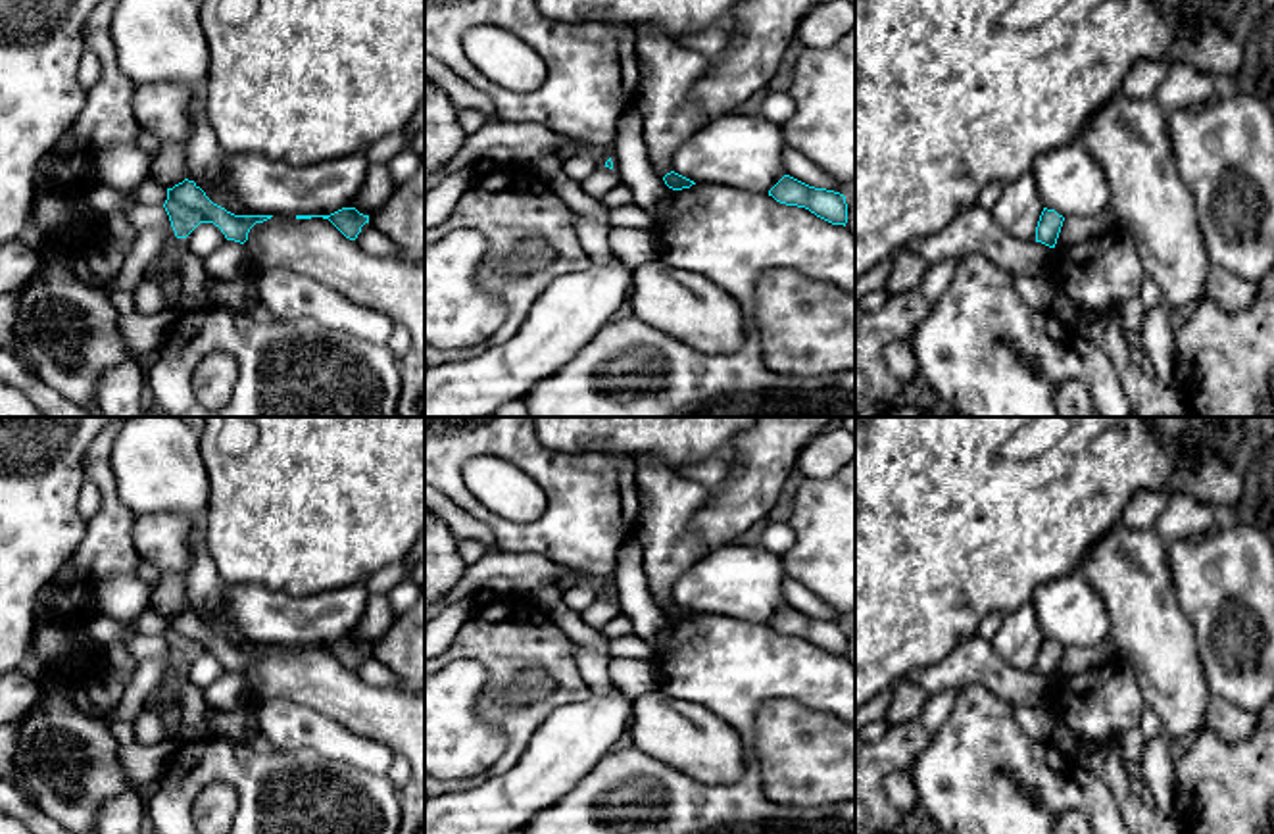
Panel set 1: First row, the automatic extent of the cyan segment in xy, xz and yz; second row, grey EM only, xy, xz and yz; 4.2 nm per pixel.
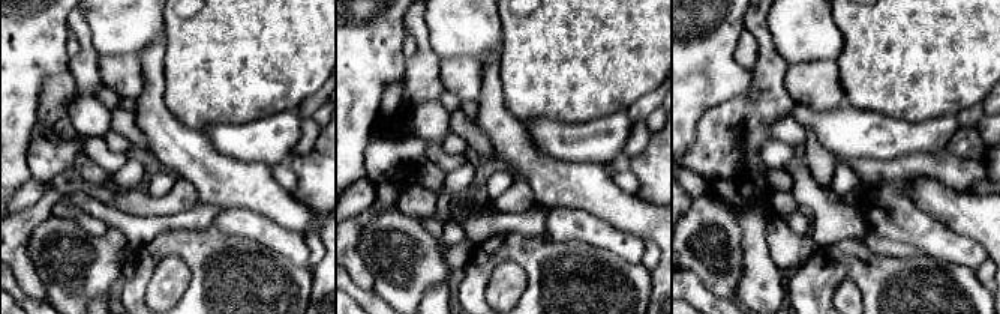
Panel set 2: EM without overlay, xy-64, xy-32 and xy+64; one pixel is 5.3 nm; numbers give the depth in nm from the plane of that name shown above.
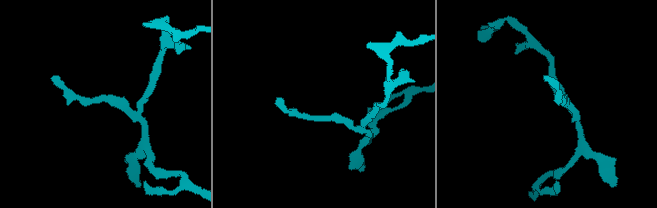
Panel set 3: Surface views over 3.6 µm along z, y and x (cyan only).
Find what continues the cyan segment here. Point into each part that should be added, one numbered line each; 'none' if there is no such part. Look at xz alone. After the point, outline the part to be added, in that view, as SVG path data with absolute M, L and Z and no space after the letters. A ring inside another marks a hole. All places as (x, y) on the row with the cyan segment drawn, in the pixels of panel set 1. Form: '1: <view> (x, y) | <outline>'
none

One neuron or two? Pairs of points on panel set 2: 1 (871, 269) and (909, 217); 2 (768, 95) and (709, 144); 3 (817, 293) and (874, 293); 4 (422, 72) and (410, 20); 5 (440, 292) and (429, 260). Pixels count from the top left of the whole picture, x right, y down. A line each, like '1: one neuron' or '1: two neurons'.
1: two neurons
2: one neuron
3: one neuron
4: one neuron
5: two neurons

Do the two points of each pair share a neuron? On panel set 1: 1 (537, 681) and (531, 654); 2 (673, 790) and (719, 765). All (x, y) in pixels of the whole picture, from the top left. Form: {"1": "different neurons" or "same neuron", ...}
{"1": "different neurons", "2": "different neurons"}

